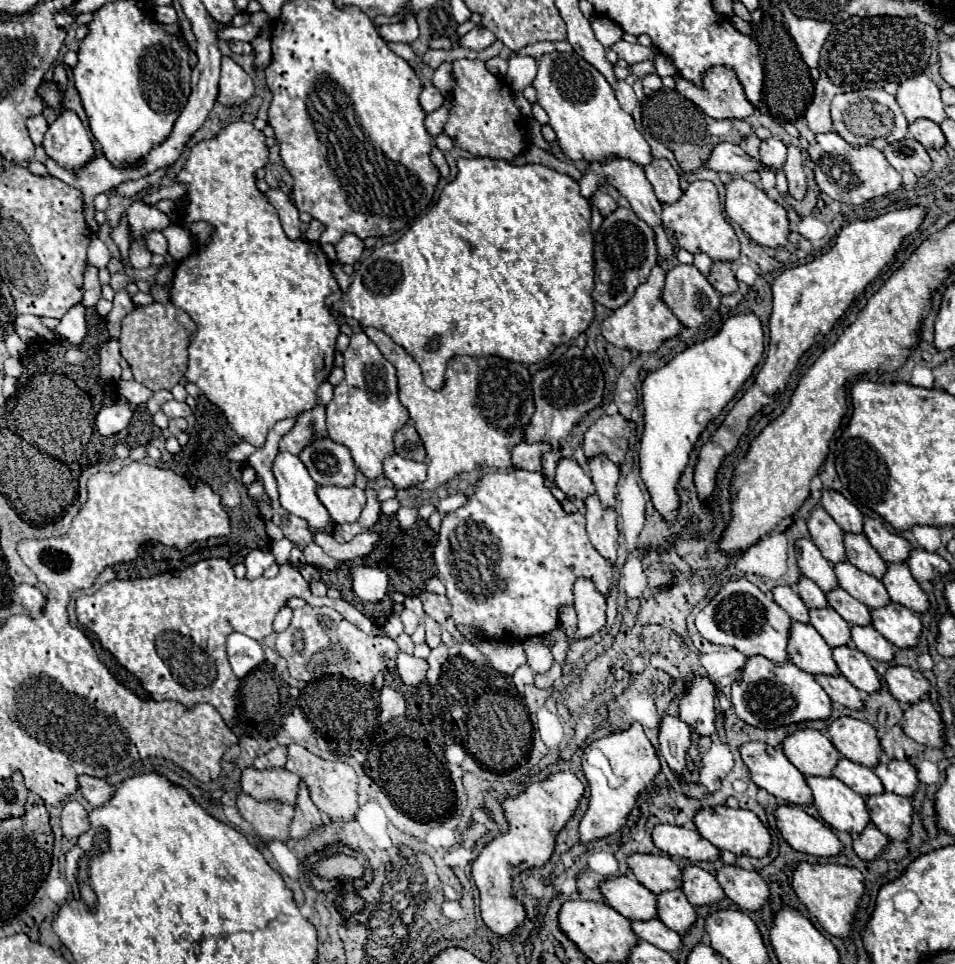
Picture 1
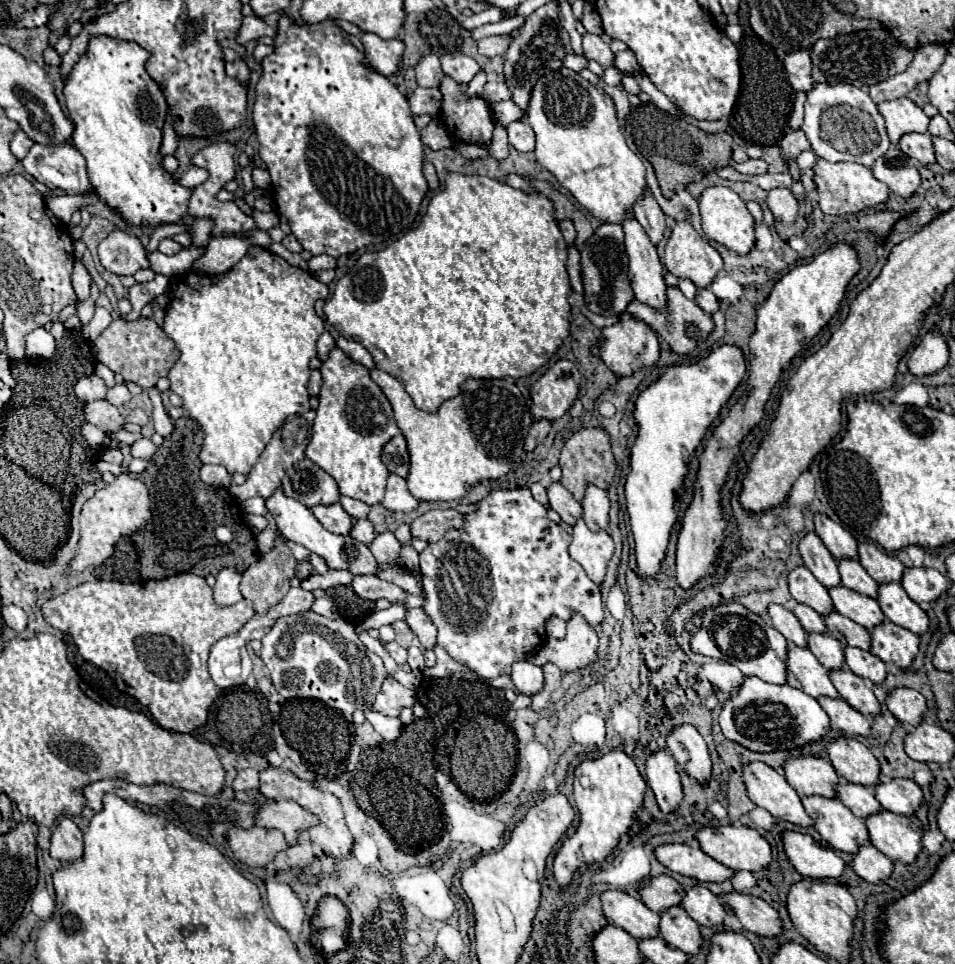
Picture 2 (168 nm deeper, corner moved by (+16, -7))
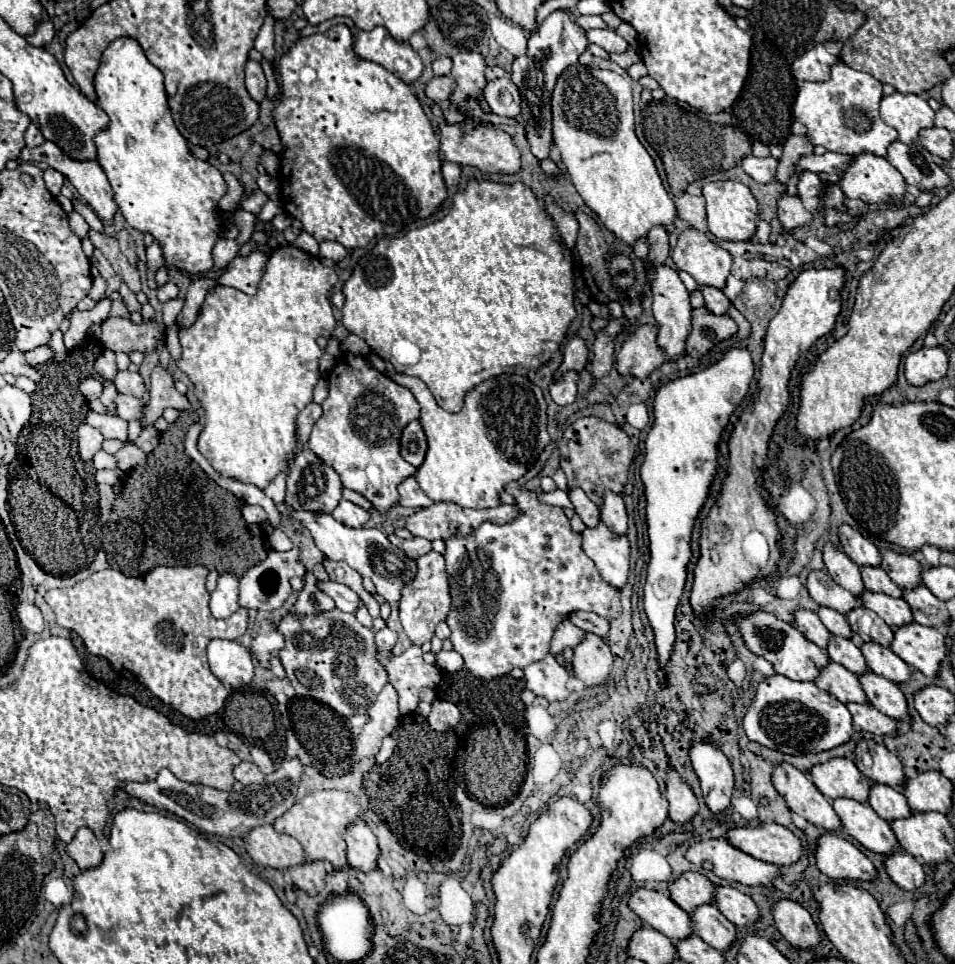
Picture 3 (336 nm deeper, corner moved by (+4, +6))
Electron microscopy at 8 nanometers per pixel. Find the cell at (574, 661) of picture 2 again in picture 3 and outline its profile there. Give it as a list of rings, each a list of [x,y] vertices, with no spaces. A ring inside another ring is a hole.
[[[584,633],[584,639],[572,649],[572,665],[574,665],[574,675],[578,679],[584,681],[584,685],[600,685],[610,669],[612,669],[612,651],[608,645],[608,639],[600,639],[600,635],[592,635],[592,633]]]

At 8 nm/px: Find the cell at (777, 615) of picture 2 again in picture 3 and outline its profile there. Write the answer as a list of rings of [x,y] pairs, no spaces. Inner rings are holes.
[[[796,609],[794,613],[794,625],[796,629],[806,637],[810,639],[812,643],[816,643],[818,647],[826,647],[828,645],[828,639],[830,639],[830,631],[822,625],[822,621],[818,619],[818,615],[814,611],[808,611],[808,609]]]

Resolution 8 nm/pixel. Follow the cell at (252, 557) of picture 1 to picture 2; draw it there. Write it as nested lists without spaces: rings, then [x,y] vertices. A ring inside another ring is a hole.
[[[234,568],[220,570],[220,574],[216,576],[216,584],[212,588],[216,606],[230,606],[242,600],[238,586],[240,586],[240,572],[236,572]]]

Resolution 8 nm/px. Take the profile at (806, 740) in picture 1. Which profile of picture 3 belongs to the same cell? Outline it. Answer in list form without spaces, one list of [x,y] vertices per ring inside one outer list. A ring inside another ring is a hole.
[[[828,759],[826,763],[814,765],[810,769],[810,775],[820,793],[828,799],[850,797],[862,803],[868,799],[870,779],[864,777],[850,759]]]

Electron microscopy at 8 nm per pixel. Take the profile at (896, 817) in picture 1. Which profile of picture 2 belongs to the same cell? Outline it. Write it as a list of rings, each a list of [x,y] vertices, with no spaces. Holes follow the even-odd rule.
[[[884,810],[866,818],[866,826],[870,832],[870,842],[890,860],[914,864],[922,850],[922,832],[910,818]]]

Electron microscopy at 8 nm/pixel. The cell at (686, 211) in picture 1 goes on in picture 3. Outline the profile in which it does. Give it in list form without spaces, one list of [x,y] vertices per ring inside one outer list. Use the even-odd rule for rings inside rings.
[[[688,227],[680,233],[678,243],[672,249],[672,259],[678,269],[690,273],[700,285],[718,289],[724,289],[732,267],[732,255],[696,227]]]

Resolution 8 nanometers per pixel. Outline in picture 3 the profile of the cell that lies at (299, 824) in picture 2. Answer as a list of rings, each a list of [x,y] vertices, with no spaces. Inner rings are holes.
[[[316,791],[296,801],[292,809],[288,809],[280,819],[274,821],[274,829],[278,833],[292,835],[304,847],[306,859],[326,859],[334,869],[342,869],[346,865],[346,843],[342,839],[342,831],[350,821],[362,819],[362,809],[356,805],[356,799],[344,791]]]

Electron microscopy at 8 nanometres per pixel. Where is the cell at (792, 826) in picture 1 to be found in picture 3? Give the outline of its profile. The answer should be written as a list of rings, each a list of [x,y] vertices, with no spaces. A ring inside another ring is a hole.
[[[824,833],[816,847],[816,867],[832,879],[874,879],[872,861],[850,841]]]

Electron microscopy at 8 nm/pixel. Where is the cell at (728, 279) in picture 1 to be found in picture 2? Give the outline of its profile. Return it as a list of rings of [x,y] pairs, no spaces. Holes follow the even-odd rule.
[[[702,288],[702,290],[698,290],[696,292],[696,304],[704,310],[704,312],[708,312],[708,314],[714,314],[716,310],[718,310],[718,306],[720,306],[720,302],[718,302],[718,298],[706,288]]]

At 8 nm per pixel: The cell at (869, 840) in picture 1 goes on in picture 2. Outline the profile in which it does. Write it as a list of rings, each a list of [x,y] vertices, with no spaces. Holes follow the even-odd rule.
[[[866,844],[864,848],[860,848],[860,852],[854,856],[854,862],[852,862],[852,868],[854,872],[864,878],[866,882],[872,882],[872,884],[886,884],[886,880],[890,878],[892,870],[894,870],[894,864],[892,860],[882,854],[878,848],[874,848],[872,844]]]

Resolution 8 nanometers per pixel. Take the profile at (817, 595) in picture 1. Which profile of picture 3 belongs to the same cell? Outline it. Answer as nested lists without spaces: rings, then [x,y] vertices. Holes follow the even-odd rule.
[[[818,607],[818,617],[820,621],[826,625],[826,629],[832,633],[832,635],[840,635],[840,637],[850,637],[852,635],[852,629],[846,621],[846,615],[830,609],[830,607]]]

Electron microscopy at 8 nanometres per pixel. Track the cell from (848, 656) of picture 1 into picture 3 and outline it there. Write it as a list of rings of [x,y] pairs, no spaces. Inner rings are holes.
[[[872,671],[862,673],[858,679],[860,679],[860,685],[862,685],[868,701],[878,711],[882,711],[884,715],[888,715],[896,721],[906,719],[906,715],[908,715],[906,699],[904,699],[904,695],[896,683],[884,679],[882,675],[876,675]]]

